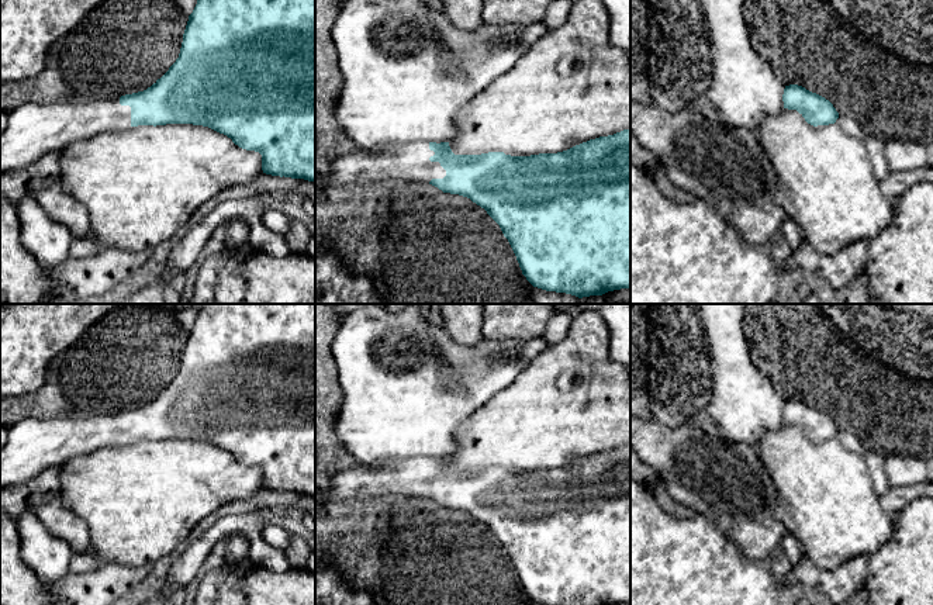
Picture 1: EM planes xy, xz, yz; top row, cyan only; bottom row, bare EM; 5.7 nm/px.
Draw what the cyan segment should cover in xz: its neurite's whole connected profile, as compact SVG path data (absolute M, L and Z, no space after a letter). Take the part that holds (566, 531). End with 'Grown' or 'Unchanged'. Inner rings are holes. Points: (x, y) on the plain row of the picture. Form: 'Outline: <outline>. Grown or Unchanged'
Outline: M630 443L557 469L455 470L449 457L411 457L346 469L332 480L332 501L384 494L429 498L484 523L500 540L533 602L630 604Z. Grown

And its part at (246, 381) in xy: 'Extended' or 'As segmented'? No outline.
Extended

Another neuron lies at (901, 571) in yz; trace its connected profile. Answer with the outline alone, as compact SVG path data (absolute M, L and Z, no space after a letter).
M918 498L894 518L894 535L868 556L861 584L868 605L933 605L933 499Z

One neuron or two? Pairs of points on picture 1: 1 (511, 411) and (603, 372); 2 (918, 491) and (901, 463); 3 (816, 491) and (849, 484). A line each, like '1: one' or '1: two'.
1: one
2: two
3: one

